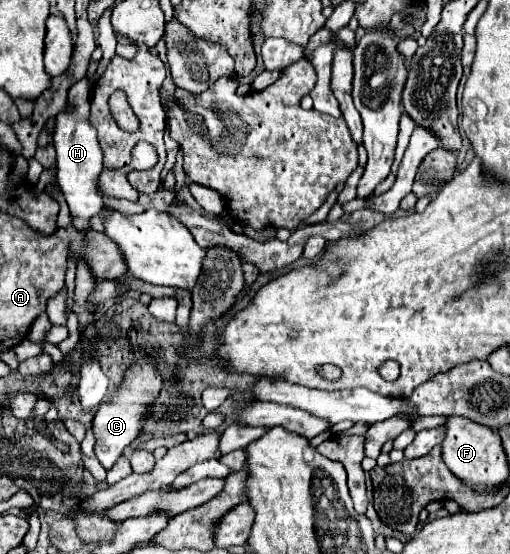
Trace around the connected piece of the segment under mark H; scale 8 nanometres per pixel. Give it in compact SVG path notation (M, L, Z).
M78 79L68 89L66 105L68 109L60 111L56 115L56 129L54 129L54 147L56 147L56 165L58 165L58 177L56 185L62 189L64 199L70 207L72 223L80 229L88 229L88 219L98 215L104 207L102 197L96 191L96 179L102 171L102 151L96 139L96 129L90 123L90 91L92 85L88 79Z

